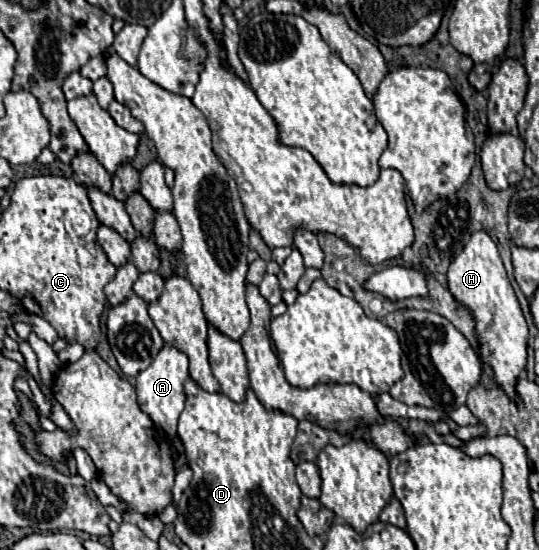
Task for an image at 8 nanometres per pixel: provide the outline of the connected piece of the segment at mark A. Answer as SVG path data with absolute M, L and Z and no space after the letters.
M164 344L162 352L156 356L156 360L136 376L136 394L138 394L138 404L140 410L156 424L158 430L168 434L170 438L176 436L176 424L178 416L184 408L184 382L188 378L188 358L172 348L170 344Z

